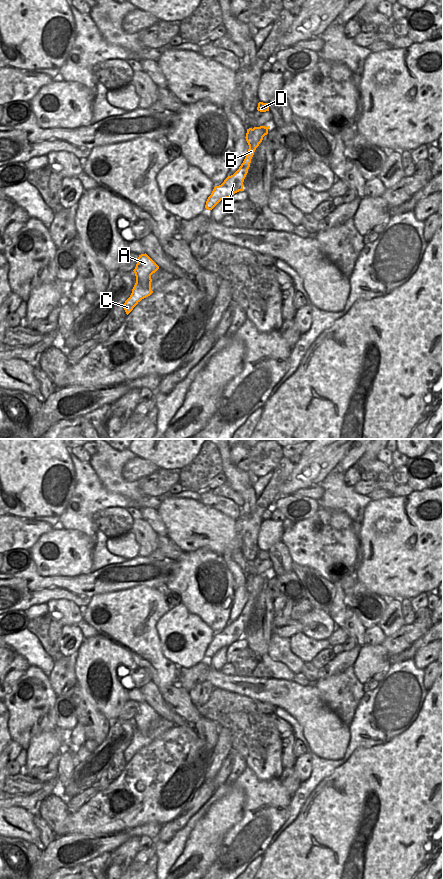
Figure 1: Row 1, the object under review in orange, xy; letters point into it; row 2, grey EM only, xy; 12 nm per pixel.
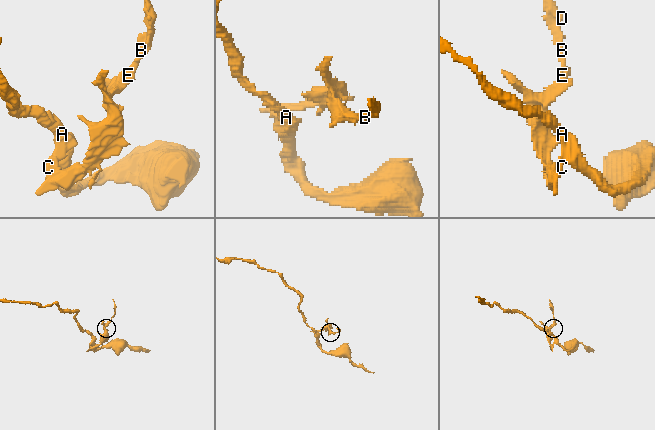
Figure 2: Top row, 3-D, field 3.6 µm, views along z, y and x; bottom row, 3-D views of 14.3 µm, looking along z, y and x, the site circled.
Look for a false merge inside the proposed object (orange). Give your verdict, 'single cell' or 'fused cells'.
fused cells

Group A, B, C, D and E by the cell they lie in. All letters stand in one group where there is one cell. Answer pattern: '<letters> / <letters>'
A / B C D E

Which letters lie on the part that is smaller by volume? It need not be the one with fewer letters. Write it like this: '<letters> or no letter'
B, C, D, E

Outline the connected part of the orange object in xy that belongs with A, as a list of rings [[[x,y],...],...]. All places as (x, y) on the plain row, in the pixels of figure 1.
[[[146,701],[139,703],[138,710],[133,718],[136,731],[129,745],[130,747],[140,750],[153,741],[151,738],[151,723],[158,717],[159,714]]]

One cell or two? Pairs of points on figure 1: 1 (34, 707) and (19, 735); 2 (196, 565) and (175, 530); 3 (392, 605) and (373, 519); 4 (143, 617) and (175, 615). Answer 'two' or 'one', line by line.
1: one
2: two
3: two
4: two

